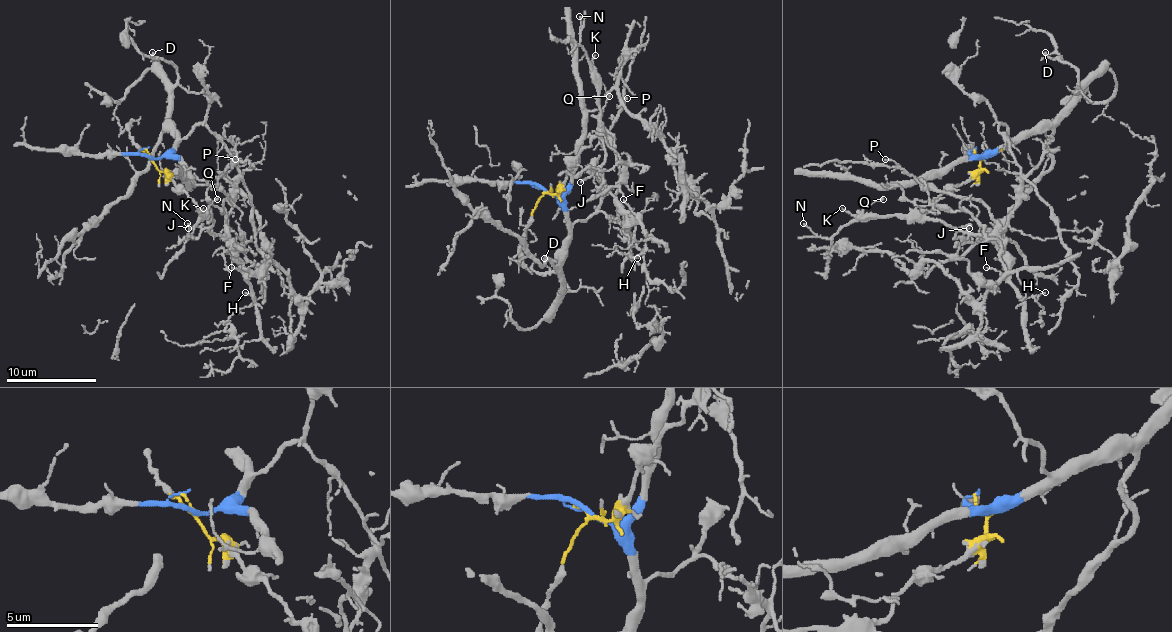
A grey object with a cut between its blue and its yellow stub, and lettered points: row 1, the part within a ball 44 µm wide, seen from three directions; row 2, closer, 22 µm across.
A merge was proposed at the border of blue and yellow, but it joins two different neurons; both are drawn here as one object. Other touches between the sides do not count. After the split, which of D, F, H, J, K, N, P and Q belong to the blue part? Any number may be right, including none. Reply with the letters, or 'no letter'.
D

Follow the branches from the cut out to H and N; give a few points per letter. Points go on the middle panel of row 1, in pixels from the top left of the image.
H: (544, 189), (553, 192), (598, 138), (605, 151), (600, 176), (614, 203), (645, 235), (636, 257)
N: (544, 189), (553, 192), (564, 180), (569, 165), (591, 142), (598, 129), (598, 72), (580, 43), (580, 16)

